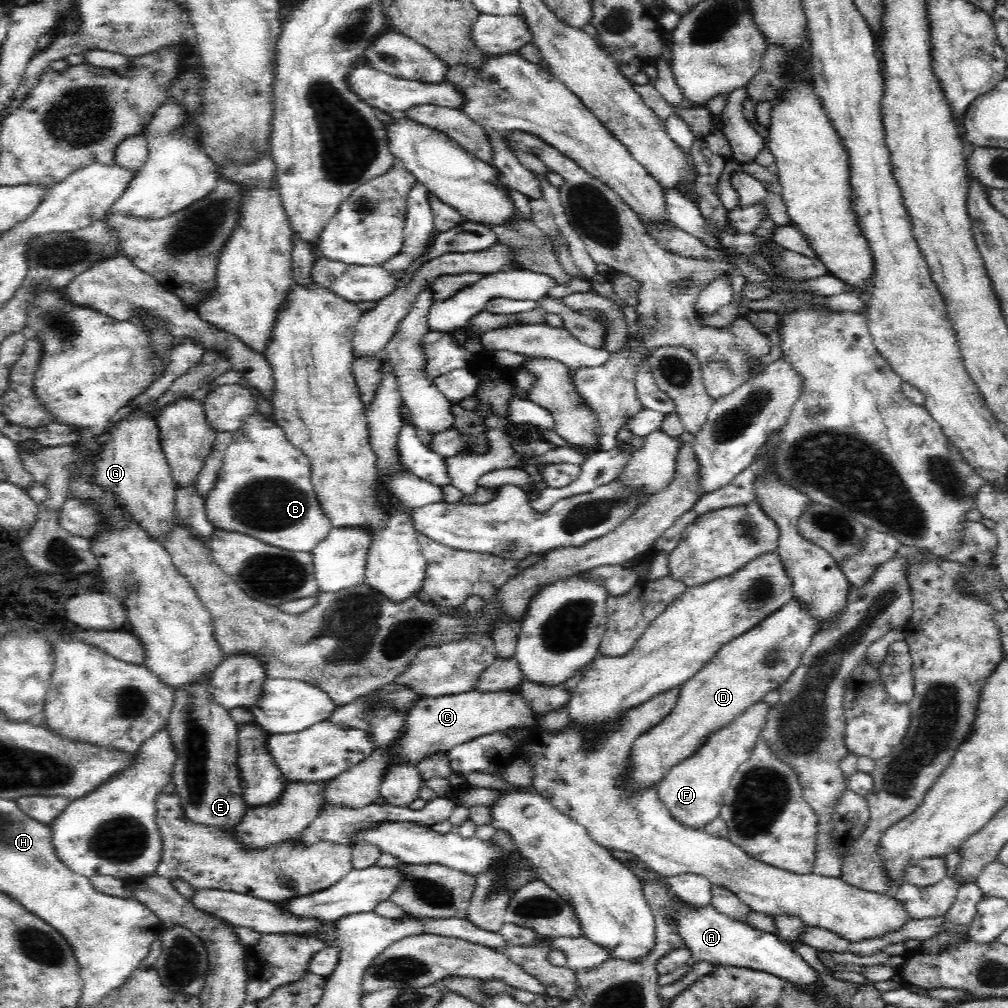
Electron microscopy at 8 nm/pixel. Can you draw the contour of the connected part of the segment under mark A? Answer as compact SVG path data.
M669 897L666 907L669 907L669 916L666 916L666 919L669 919L667 923L673 927L676 936L694 958L720 967L750 968L769 972L776 976L786 977L799 985L810 984L814 980L816 971L774 933L756 929L746 920L726 916L726 913L718 911L712 905L707 907L686 905Z

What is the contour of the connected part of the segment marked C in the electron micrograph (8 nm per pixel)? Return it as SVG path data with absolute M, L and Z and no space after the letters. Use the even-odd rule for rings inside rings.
M513 691L496 695L466 692L428 697L414 708L410 717L404 721L399 734L390 741L390 744L374 746L370 756L339 772L338 776L323 786L322 800L319 804L320 815L322 812L334 811L338 808L362 810L374 806L382 799L382 784L386 782L386 778L394 768L406 765L417 770L426 758L449 755L458 744L465 744L478 736L498 730L506 731L510 726L526 726L526 724L537 724L537 718L528 709L522 696L516 695Z

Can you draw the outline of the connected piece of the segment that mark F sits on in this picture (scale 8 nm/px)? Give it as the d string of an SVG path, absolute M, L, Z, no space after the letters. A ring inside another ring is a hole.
M764 702L750 708L750 711L736 723L723 732L714 734L709 744L702 748L694 759L686 760L686 763L666 776L666 780L660 784L656 793L662 808L674 823L690 831L704 831L712 822L721 818L721 808L730 783L740 765L749 760L756 744L756 737L762 733L766 725L768 712Z

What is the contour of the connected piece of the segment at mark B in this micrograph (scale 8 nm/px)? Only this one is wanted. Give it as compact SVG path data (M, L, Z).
M257 412L237 430L236 440L228 448L218 485L205 503L210 521L218 529L236 530L294 552L310 552L329 537L332 521L322 510L312 478L312 463L285 435L282 427L272 420L264 420Z

